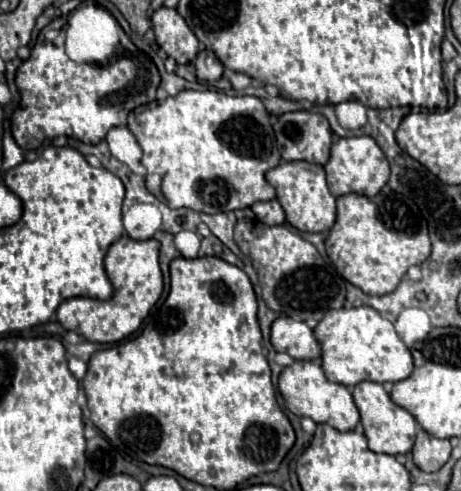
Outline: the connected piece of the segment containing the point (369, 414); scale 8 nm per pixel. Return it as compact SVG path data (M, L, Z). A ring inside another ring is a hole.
M360 382L360 384L356 384L352 396L354 396L354 402L360 410L364 434L368 438L368 448L372 452L396 456L396 454L408 454L412 450L414 440L416 440L416 420L410 412L406 412L404 408L400 408L398 404L392 402L392 398L382 388L382 384Z

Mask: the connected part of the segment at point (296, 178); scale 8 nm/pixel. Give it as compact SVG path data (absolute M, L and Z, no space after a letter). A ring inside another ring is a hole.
M282 162L266 172L266 180L276 188L286 220L300 232L328 232L336 222L336 198L328 190L324 168L312 162Z

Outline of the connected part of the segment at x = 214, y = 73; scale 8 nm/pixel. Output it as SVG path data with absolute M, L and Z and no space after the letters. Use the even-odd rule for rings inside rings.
M204 48L198 56L196 56L196 76L200 80L206 80L206 82L216 82L222 78L224 74L224 66L220 64L220 60L216 58L216 54L208 48Z

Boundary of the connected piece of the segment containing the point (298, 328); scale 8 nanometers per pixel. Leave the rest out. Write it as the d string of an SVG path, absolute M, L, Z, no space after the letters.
M282 316L282 318L274 320L274 324L272 324L272 338L270 340L272 340L272 346L278 352L286 352L294 360L320 360L320 346L318 346L318 342L314 338L314 332L306 326L306 322Z

